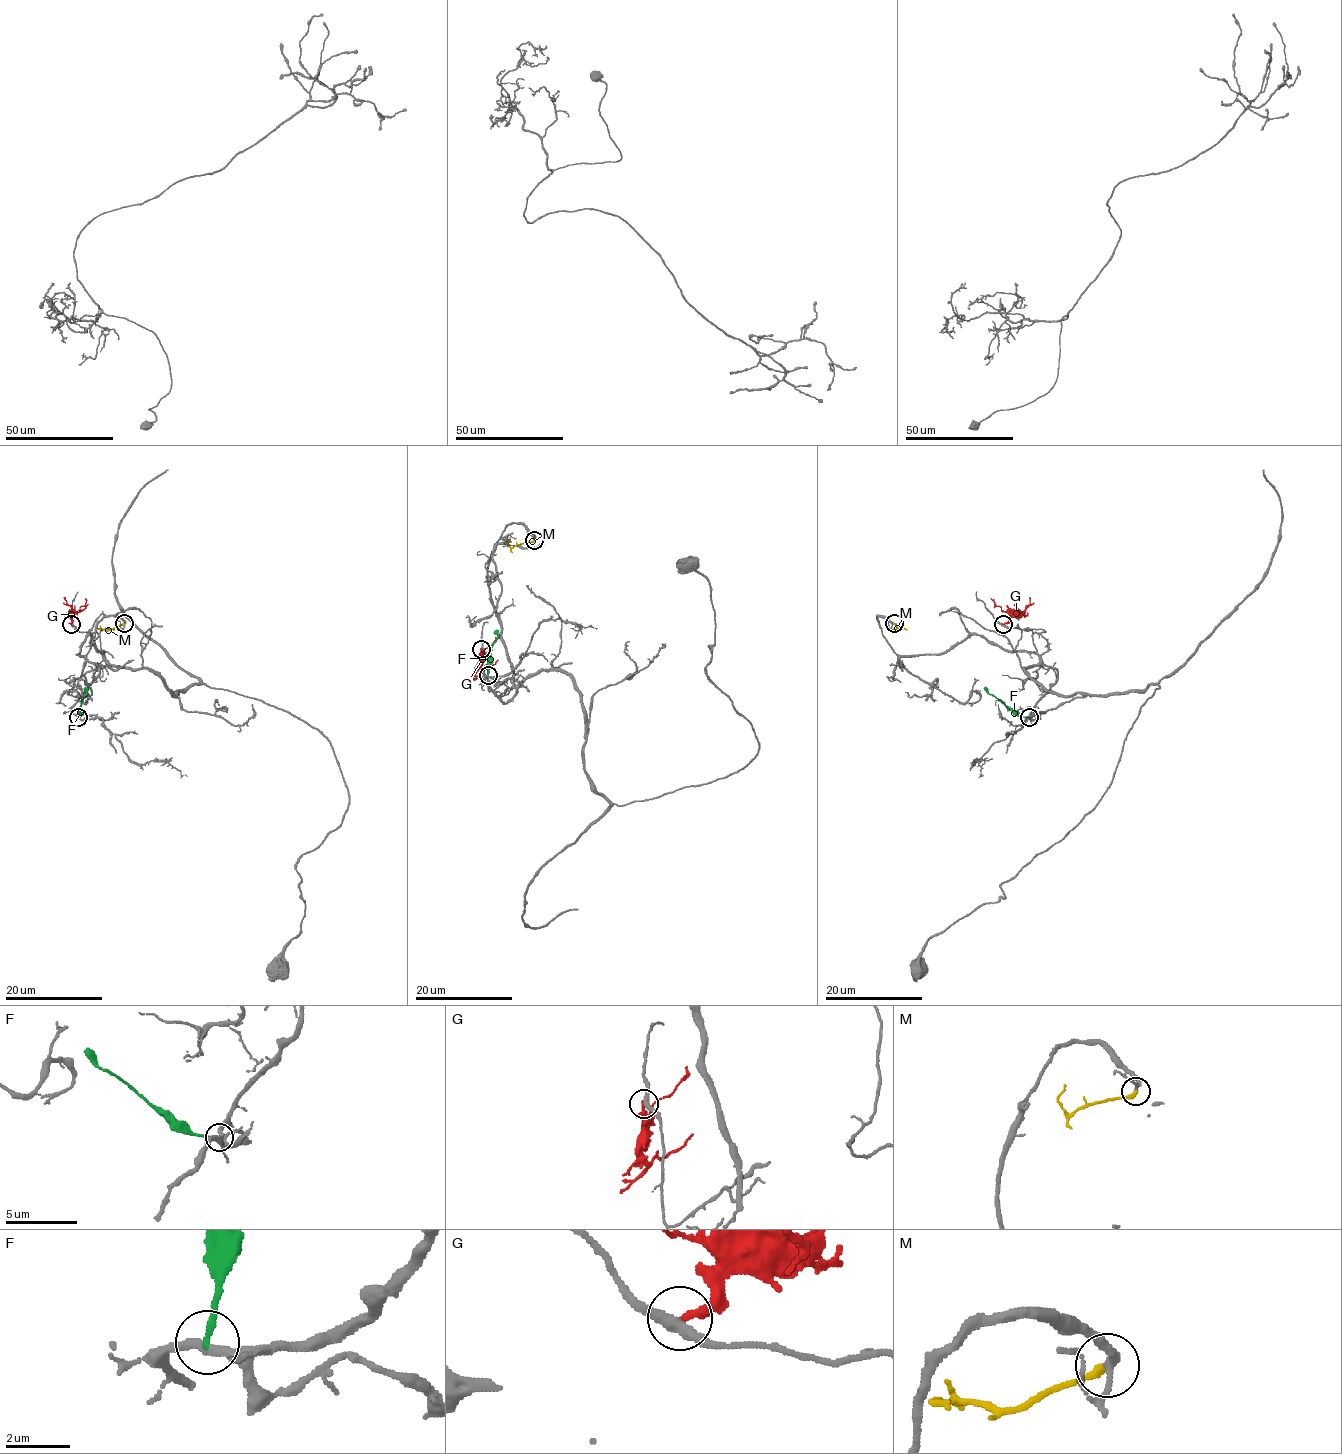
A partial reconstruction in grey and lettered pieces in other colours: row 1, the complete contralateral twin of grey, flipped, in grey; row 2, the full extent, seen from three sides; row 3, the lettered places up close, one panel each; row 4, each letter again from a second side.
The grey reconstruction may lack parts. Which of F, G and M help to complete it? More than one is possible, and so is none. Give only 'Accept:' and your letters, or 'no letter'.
Accept: M

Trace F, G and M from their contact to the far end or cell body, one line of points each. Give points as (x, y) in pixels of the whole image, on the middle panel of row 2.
F: (487, 675), (491, 646), (497, 639), (496, 629)
G: (481, 650), (482, 670), (474, 676)
M: (533, 539), (510, 547), (509, 537)

